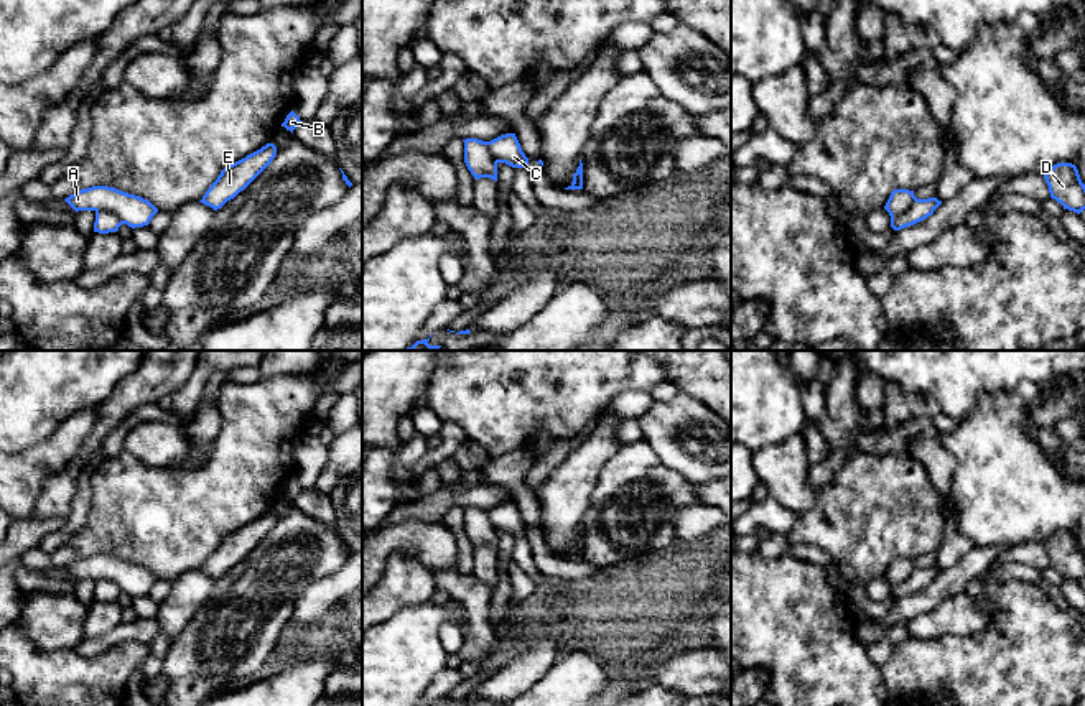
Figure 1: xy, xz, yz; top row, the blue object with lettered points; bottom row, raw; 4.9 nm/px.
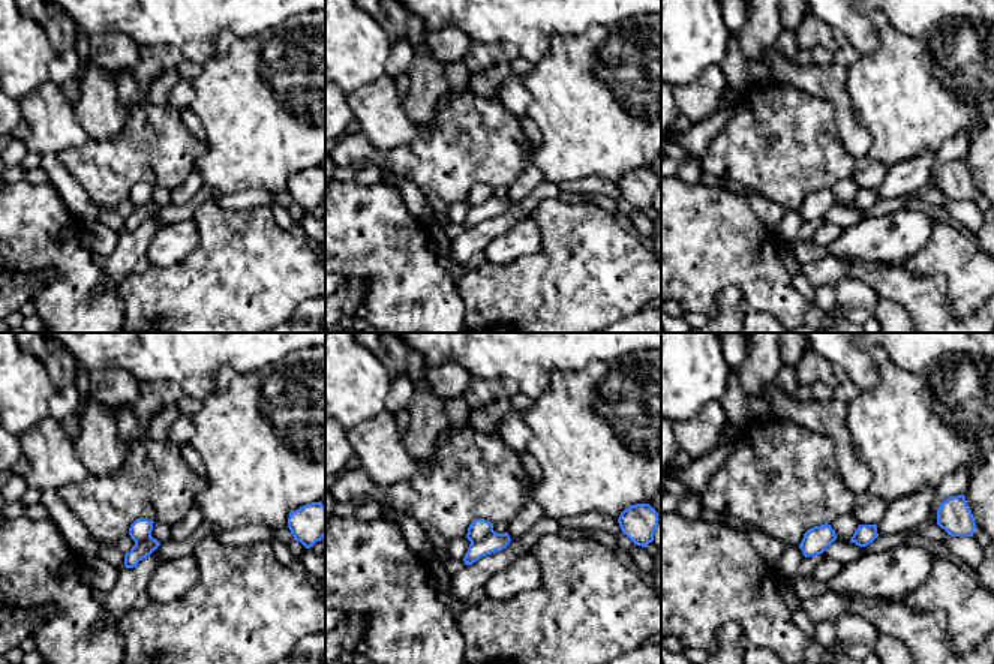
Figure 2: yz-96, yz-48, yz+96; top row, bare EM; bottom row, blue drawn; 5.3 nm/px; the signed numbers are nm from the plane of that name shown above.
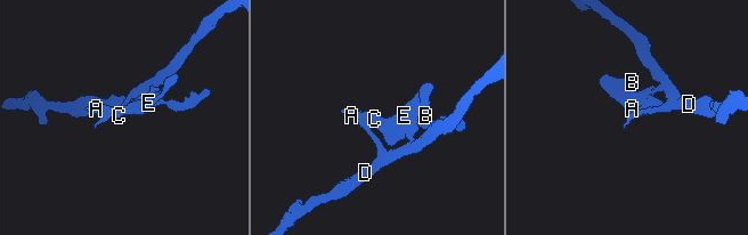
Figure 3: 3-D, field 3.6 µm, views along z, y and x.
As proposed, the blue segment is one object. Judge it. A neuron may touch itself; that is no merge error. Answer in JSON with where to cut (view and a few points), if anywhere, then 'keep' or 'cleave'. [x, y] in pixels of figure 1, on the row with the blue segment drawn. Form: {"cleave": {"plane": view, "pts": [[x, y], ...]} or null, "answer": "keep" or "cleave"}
{"cleave": {"plane": "xy", "pts": [[96, 209], [106, 209], [122, 222]]}, "answer": "cleave"}

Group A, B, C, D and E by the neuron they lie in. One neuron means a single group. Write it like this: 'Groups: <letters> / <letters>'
Groups: A B C E / D

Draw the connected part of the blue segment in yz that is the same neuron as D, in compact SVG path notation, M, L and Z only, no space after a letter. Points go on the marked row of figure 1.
M1057 163L1045 174L1050 197L1064 209L1080 214L1085 209L1085 184L1072 163Z

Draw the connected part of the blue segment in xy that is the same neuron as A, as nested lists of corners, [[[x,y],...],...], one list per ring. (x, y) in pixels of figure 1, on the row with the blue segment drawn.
[[[92,186],[64,199],[77,211],[109,211],[128,227],[148,225],[158,209],[147,199],[109,186]]]

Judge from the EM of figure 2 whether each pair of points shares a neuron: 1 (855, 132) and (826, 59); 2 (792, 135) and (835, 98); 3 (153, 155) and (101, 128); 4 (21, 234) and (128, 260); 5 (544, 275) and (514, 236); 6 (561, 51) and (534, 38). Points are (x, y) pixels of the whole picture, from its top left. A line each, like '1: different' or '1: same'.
1: same
2: different
3: different
4: different
5: different
6: different

